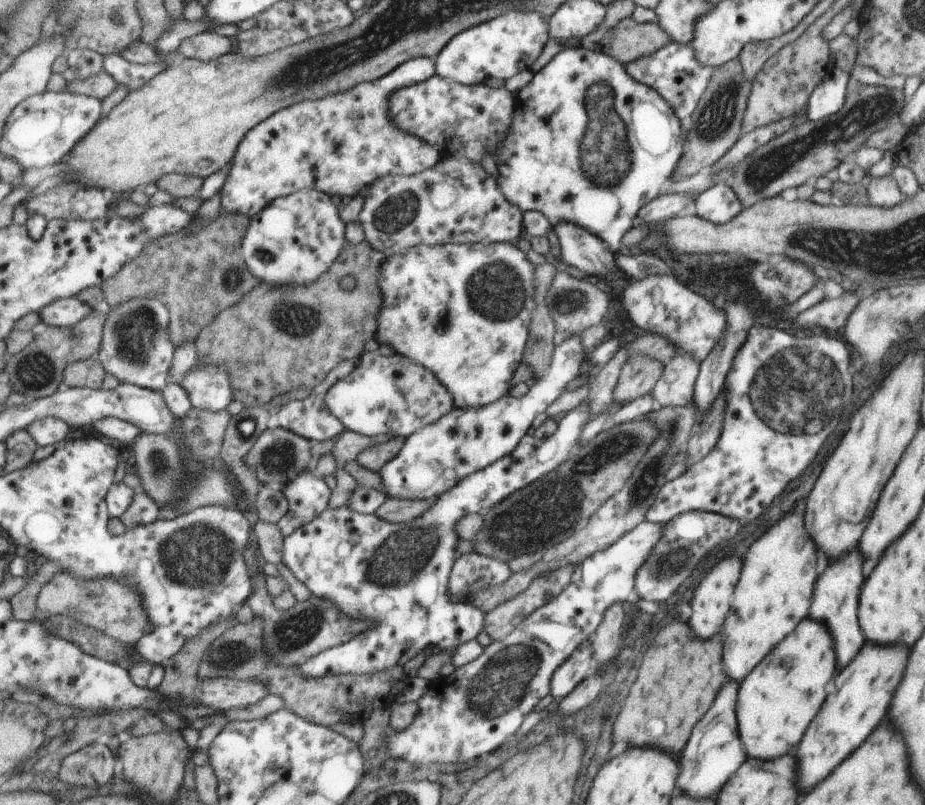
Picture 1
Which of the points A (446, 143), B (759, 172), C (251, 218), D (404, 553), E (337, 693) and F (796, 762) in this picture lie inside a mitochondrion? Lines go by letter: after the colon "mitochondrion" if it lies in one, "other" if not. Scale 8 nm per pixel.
A: other
B: mitochondrion
C: other
D: mitochondrion
E: other
F: other

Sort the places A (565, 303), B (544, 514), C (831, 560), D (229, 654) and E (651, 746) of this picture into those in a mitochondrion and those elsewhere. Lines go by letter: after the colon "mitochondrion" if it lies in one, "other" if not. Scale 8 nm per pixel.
A: mitochondrion
B: mitochondrion
C: other
D: mitochondrion
E: other

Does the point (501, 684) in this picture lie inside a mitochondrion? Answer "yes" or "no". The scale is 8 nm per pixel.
yes

